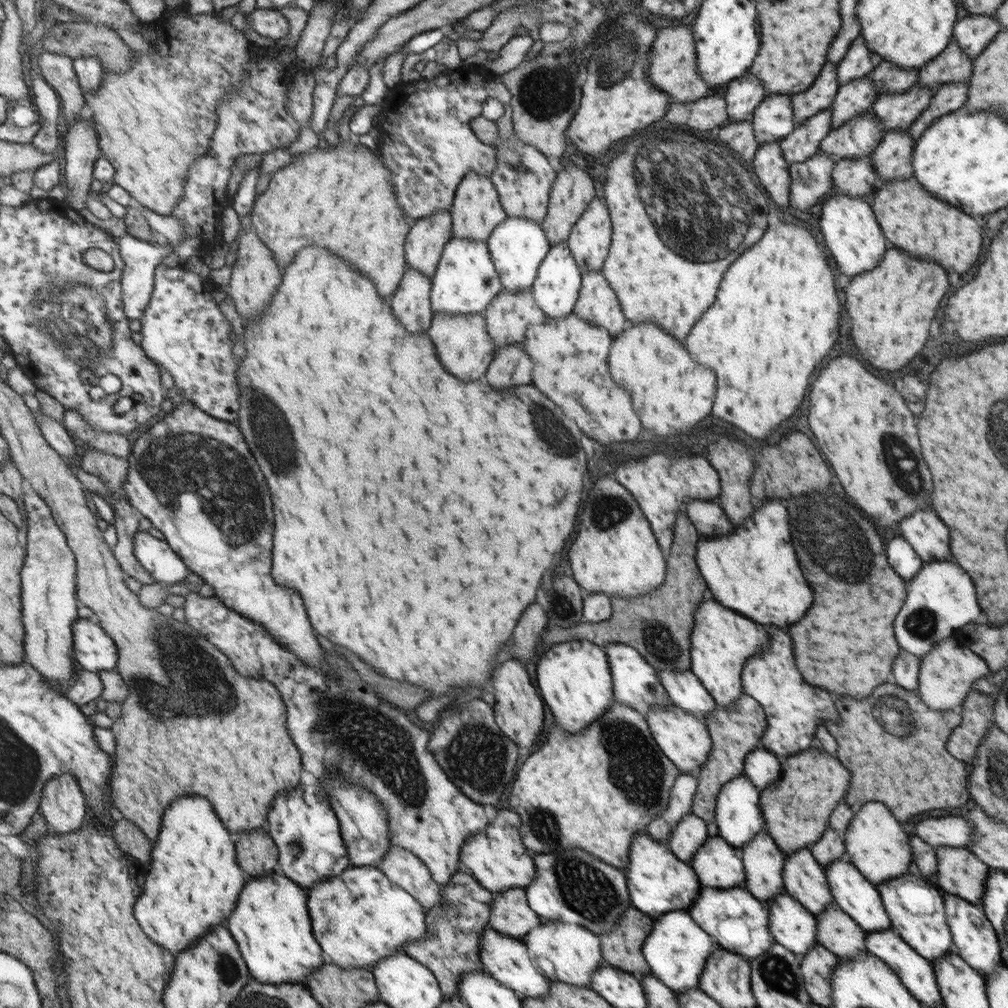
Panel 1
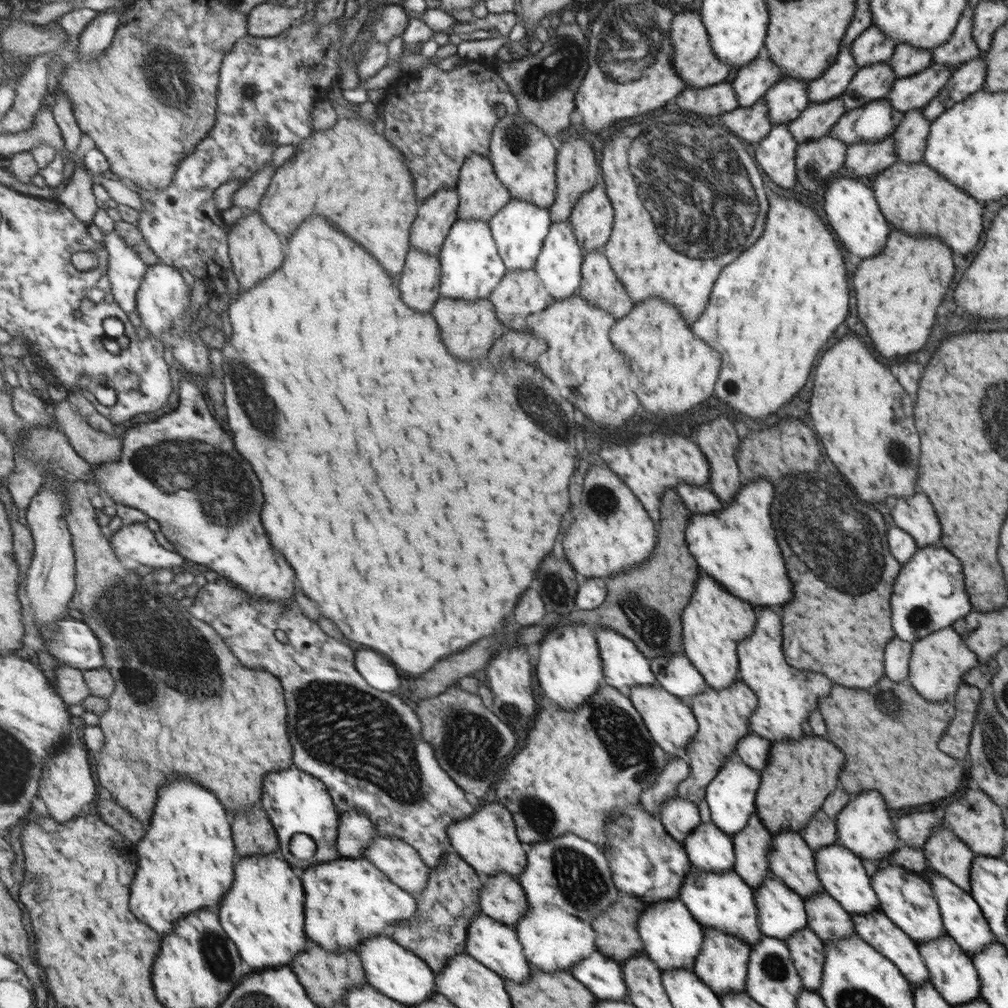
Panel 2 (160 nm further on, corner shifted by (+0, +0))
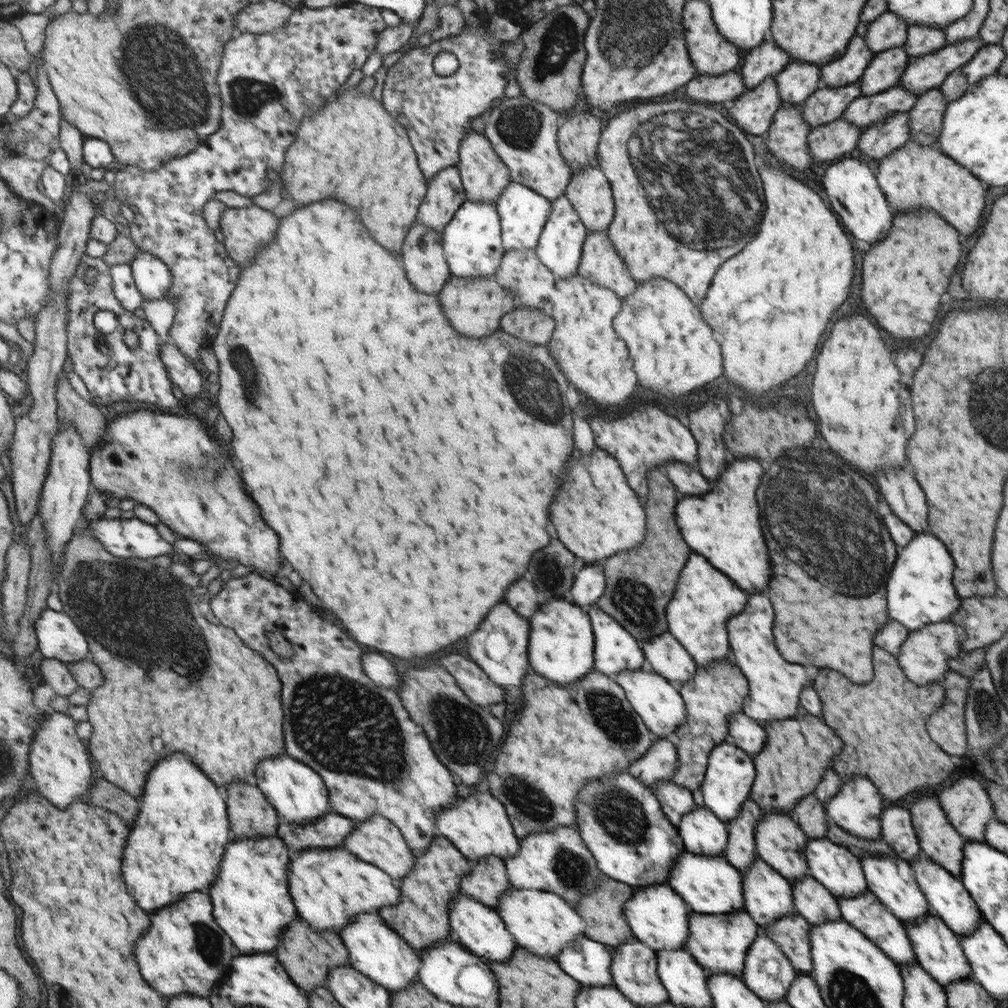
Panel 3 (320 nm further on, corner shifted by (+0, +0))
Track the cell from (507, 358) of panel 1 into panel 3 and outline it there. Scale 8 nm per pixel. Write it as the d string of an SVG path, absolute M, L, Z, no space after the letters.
M515 306L509 312L509 316L503 316L503 318L501 330L513 336L521 336L521 340L529 340L533 344L549 342L553 326L555 326L553 319L545 315L541 309Z

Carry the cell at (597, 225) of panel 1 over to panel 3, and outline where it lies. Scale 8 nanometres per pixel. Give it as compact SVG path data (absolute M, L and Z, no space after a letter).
M587 166L571 173L571 182L564 195L589 232L608 228L614 204L609 181L598 166Z

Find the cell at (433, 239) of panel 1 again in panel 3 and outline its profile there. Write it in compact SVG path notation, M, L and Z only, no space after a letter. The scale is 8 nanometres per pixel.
M456 166L445 168L429 181L428 194L420 206L417 221L443 233L466 200L460 169Z

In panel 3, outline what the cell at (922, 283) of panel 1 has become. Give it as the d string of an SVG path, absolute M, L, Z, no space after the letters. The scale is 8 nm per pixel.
M921 208L893 216L889 236L865 252L861 262L861 300L877 324L895 340L913 340L929 332L939 308L939 296L959 262L957 240L957 232L943 218Z

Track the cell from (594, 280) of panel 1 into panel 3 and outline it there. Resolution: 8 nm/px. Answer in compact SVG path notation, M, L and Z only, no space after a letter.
M606 230L588 234L576 273L610 288L619 298L630 295L636 285L624 260L615 252Z

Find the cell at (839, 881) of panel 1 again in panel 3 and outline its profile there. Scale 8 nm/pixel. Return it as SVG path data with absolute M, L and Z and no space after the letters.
M826 837L807 839L804 857L808 874L835 898L852 897L867 891L860 859L844 846L833 844Z

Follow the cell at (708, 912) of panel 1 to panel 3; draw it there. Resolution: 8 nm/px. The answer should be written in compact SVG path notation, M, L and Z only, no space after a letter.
M683 850L677 855L677 864L672 864L672 867L673 876L668 876L665 883L684 899L693 912L711 915L744 910L743 876L725 857Z

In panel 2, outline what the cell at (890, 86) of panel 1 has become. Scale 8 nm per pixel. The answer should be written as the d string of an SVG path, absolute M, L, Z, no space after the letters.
M896 44L891 59L886 62L893 71L894 78L917 74L932 64L932 49L918 49L909 44Z

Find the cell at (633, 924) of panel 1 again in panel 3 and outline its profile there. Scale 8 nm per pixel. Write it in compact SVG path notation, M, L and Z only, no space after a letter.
M607 877L601 883L596 884L596 889L590 893L581 895L575 904L576 912L584 919L584 936L608 948L624 943L633 938L632 932L624 919L622 904L631 896L633 888L621 881Z

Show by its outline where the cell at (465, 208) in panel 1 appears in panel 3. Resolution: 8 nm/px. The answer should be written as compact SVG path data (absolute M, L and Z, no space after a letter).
M475 131L460 146L460 169L469 201L495 202L511 182L510 172L494 151L489 137Z

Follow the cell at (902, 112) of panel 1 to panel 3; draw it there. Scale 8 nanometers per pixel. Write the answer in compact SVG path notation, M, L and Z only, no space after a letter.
M975 36L973 40L963 40L963 42L957 42L957 44L943 46L938 51L927 54L927 56L911 58L900 76L899 84L909 89L909 92L916 97L928 92L929 89L939 88L952 71L963 67L969 60L972 60L972 57L984 45L979 36Z

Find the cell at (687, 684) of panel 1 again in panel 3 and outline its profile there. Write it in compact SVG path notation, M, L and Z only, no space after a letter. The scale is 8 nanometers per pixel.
M668 630L643 642L645 664L674 686L695 675L696 661Z

